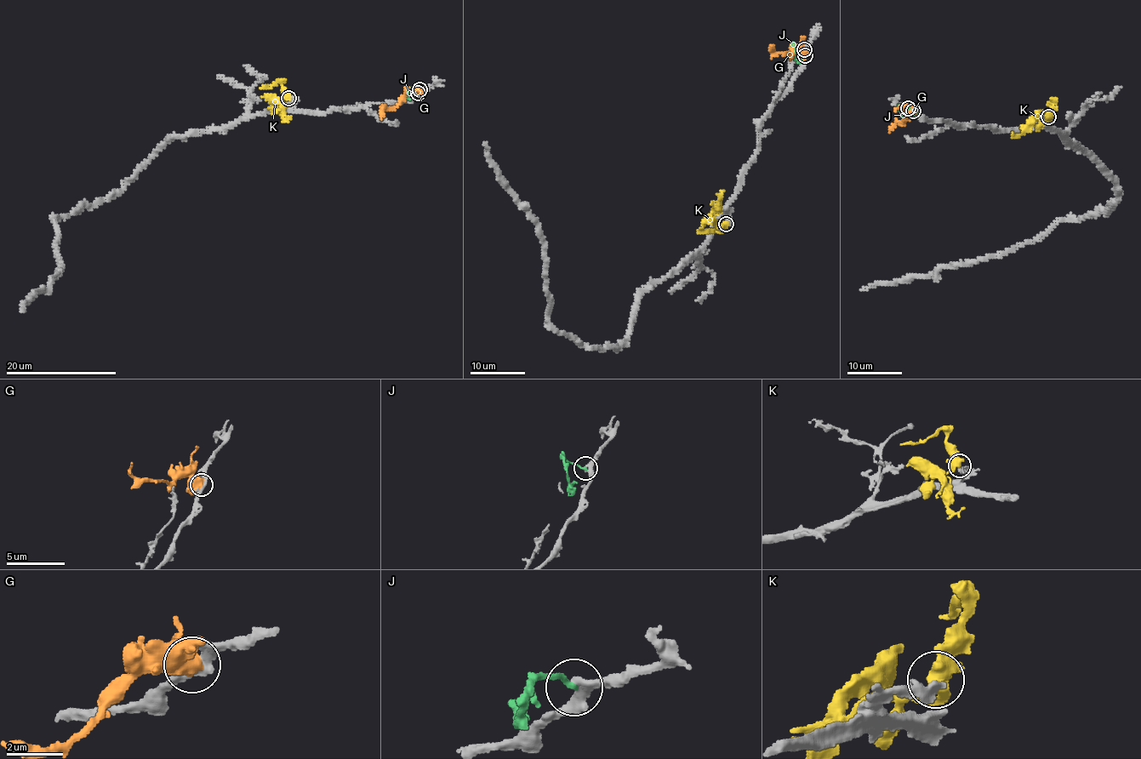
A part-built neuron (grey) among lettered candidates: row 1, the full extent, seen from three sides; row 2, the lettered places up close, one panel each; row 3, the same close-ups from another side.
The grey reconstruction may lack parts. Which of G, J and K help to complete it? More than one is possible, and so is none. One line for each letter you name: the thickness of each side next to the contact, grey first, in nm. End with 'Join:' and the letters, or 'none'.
Join: none

